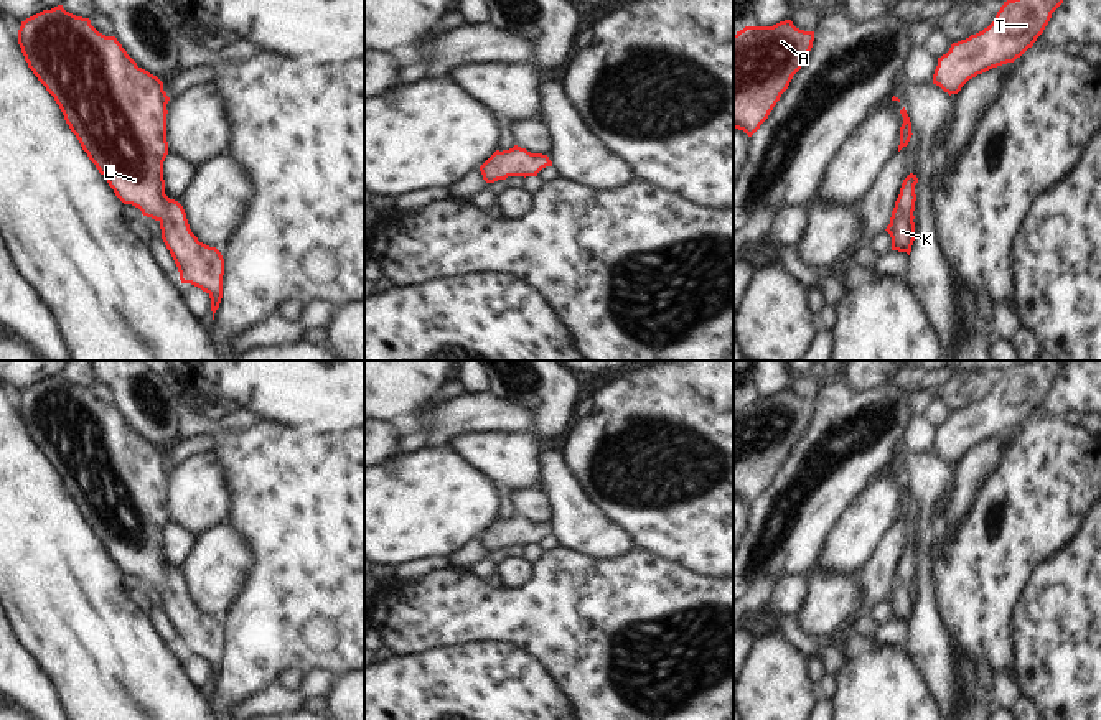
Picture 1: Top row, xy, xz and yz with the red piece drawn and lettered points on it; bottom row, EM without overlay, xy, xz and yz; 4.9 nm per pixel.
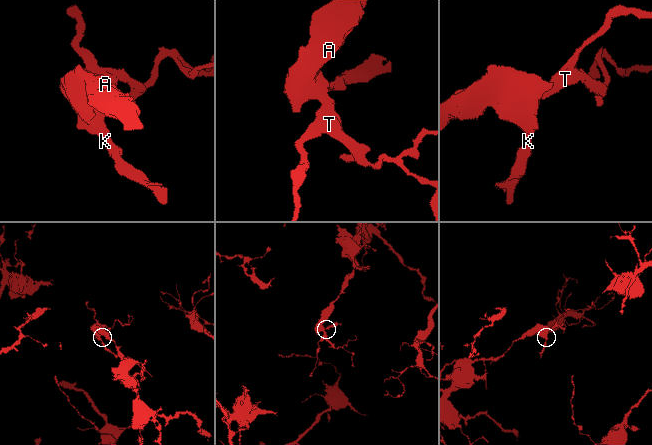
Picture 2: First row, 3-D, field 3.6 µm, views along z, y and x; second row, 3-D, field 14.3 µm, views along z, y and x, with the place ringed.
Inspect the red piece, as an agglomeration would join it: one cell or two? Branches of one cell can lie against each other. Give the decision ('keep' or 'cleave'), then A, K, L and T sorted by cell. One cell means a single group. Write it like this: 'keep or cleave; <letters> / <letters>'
keep; A K L T

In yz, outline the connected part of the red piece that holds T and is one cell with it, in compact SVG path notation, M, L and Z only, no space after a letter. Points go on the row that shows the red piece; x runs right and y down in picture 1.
M1063 0L1004 2L987 28L953 43L949 51L938 58L933 84L949 96L958 94L977 74L1014 63L1033 46L1061 3Z

